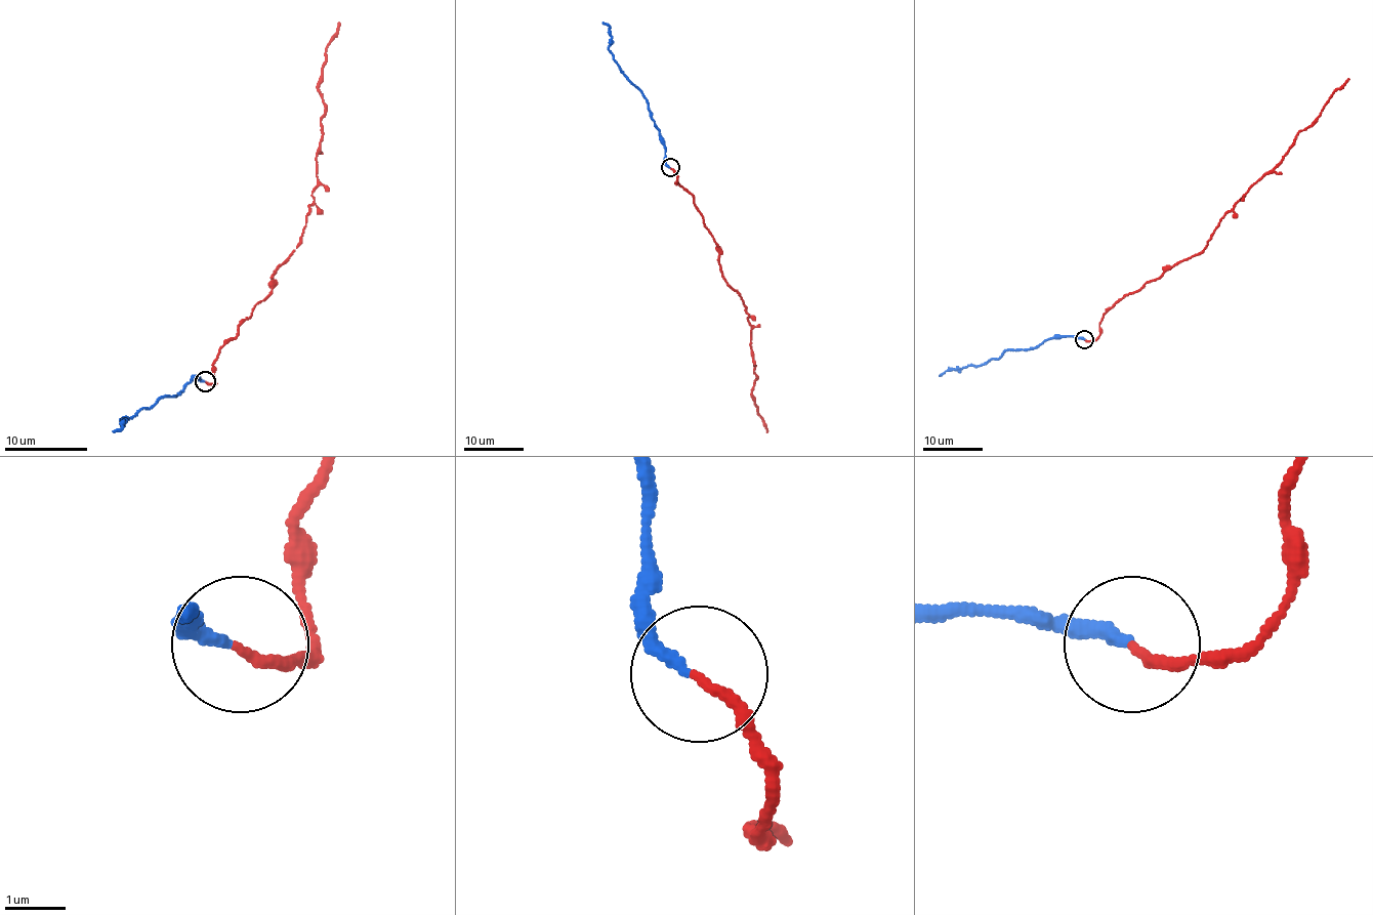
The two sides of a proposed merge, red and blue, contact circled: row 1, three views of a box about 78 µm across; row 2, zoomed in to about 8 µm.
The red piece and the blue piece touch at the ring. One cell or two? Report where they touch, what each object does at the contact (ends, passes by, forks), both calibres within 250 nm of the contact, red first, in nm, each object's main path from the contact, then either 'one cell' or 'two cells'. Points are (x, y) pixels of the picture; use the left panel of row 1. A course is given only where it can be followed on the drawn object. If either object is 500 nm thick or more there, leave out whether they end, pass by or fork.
place (205, 381); red ends; blue ends; calibres 160 and 190 nm; course red (206, 382), (212, 384), (218, 350), (297, 247), (318, 183), (324, 102), (318, 82), (338, 22); course blue (204, 382), (196, 377), (179, 394), (162, 397), (121, 421), (125, 421), (113, 431); one cell

